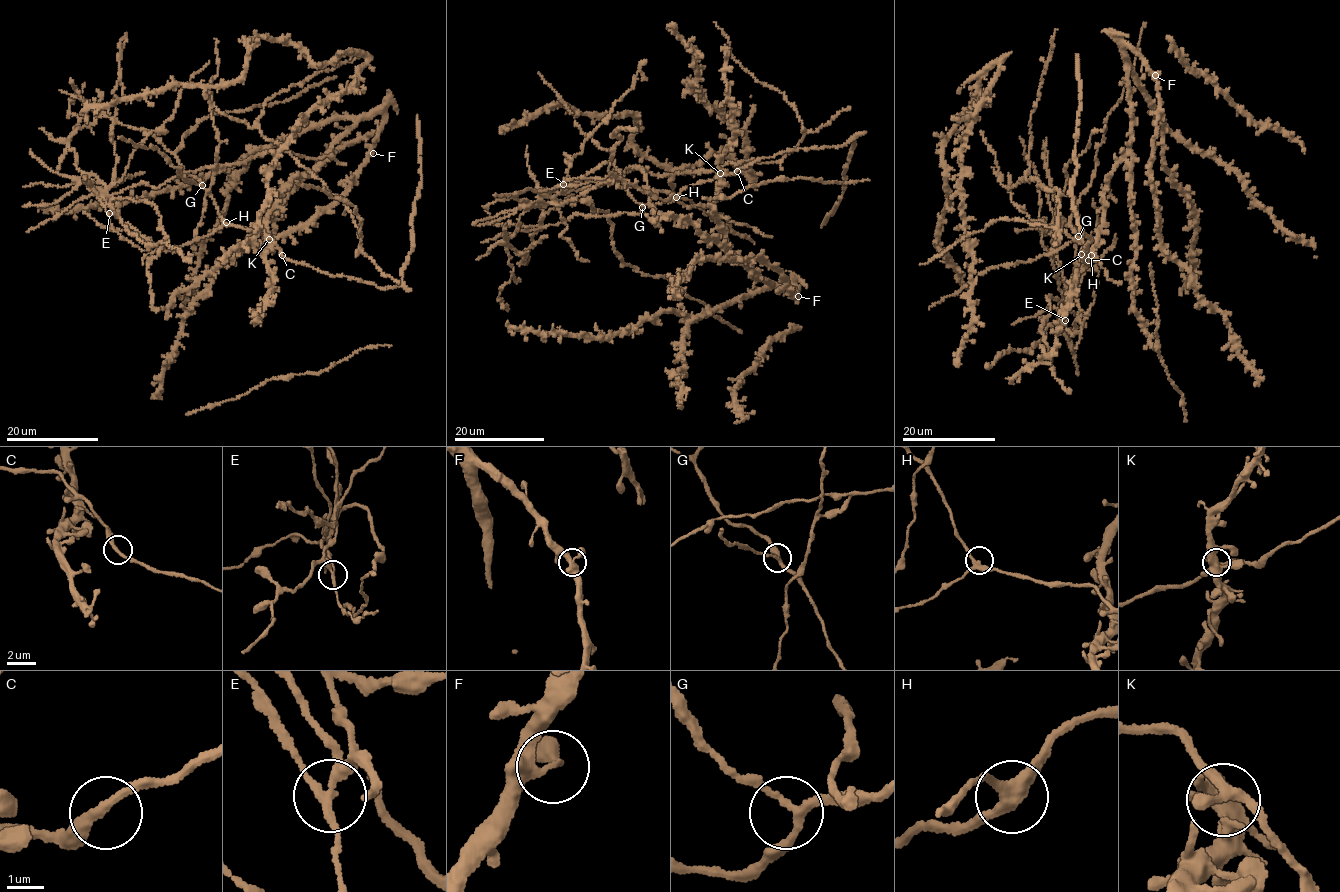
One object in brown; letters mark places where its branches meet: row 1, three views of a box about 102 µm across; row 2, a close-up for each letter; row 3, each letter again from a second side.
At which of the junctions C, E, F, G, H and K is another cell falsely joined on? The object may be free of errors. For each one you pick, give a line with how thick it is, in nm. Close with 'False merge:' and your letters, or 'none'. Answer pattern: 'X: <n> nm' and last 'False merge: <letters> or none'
E: 240 nm
False merge: E

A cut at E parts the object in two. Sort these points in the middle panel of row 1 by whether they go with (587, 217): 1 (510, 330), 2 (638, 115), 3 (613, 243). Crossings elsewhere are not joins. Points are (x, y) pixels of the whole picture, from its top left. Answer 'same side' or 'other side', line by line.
1: same side
2: same side
3: same side

